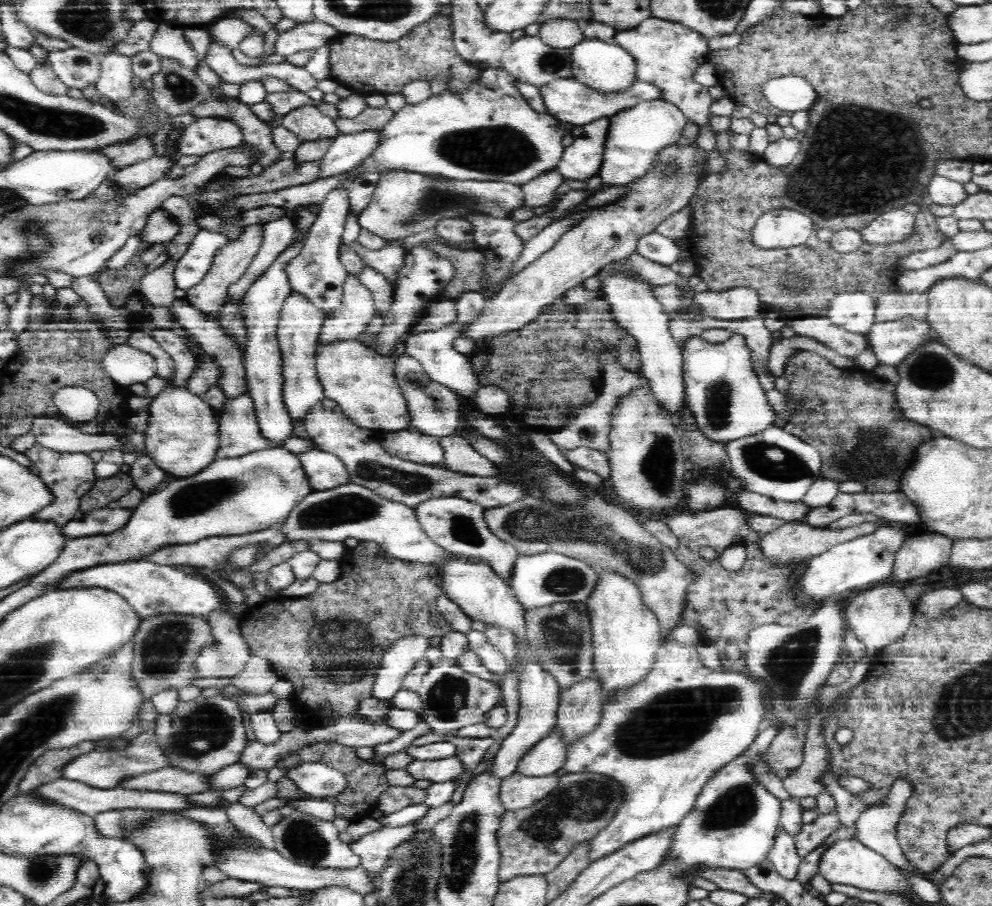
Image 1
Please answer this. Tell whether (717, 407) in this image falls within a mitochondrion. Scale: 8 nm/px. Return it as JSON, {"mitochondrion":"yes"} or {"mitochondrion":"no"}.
{"mitochondrion":"yes"}

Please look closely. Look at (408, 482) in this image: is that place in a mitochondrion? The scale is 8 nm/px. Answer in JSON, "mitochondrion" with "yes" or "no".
{"mitochondrion":"yes"}

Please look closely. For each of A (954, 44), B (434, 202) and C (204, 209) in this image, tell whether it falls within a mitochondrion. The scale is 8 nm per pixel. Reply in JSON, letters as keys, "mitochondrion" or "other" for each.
{"A":"other","B":"mitochondrion","C":"other"}

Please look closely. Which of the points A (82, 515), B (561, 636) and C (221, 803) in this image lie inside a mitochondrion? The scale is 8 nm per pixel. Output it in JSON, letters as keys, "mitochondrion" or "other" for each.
{"A":"other","B":"mitochondrion","C":"other"}

